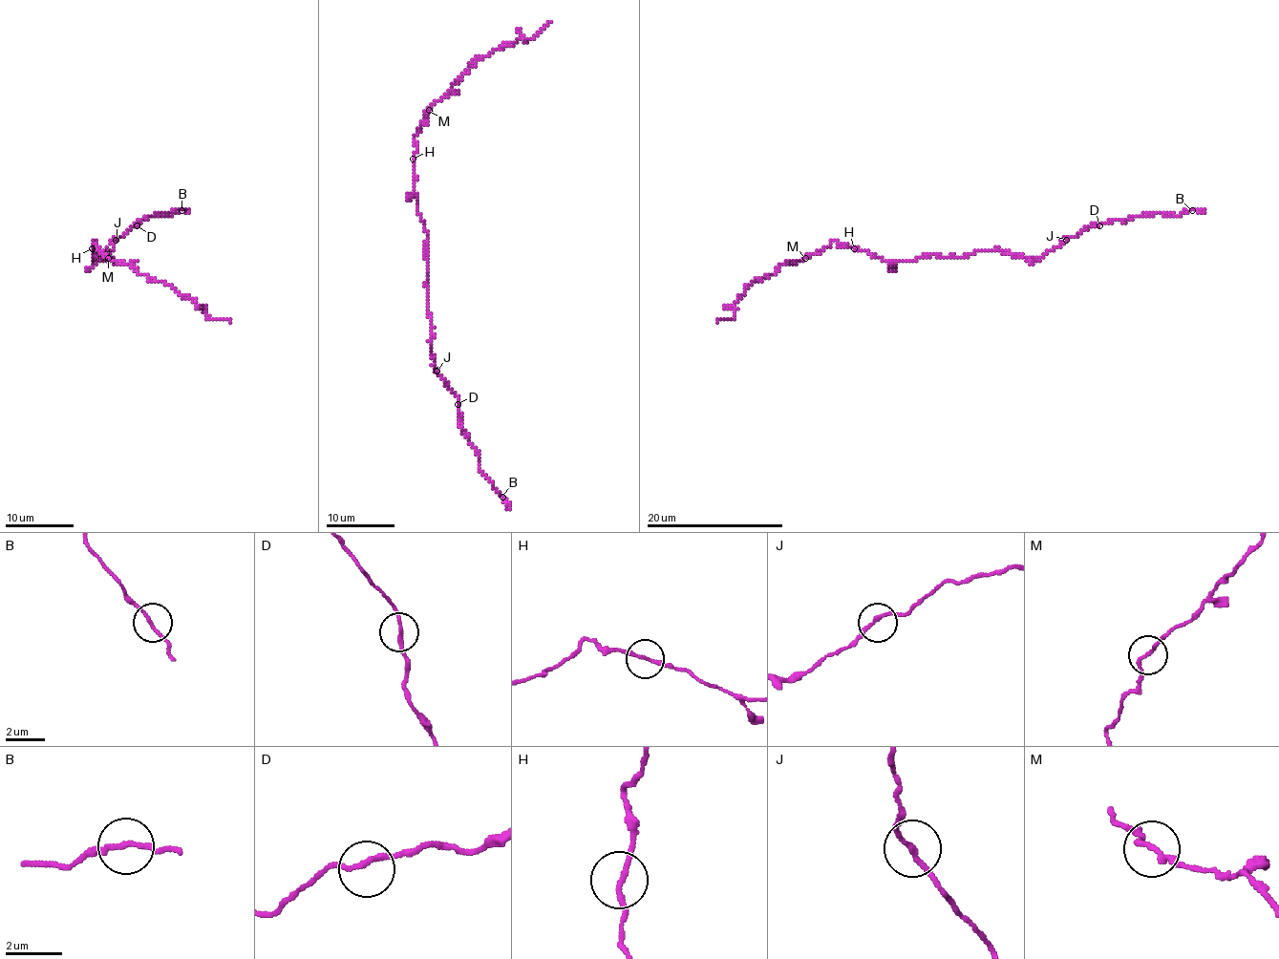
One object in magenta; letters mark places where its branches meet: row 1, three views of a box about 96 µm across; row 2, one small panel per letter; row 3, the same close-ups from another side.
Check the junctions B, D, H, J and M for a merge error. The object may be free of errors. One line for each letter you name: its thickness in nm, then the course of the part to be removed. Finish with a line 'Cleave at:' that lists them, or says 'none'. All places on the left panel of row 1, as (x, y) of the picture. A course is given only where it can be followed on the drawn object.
Cleave at: none

